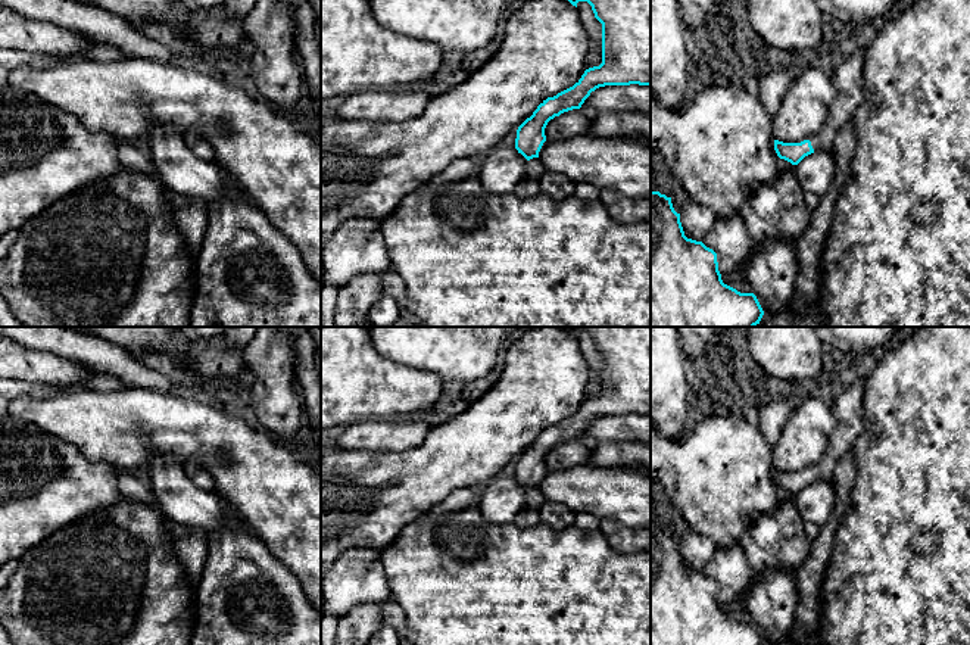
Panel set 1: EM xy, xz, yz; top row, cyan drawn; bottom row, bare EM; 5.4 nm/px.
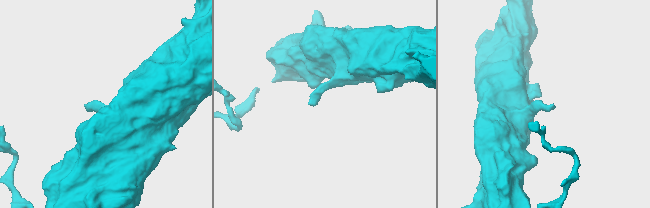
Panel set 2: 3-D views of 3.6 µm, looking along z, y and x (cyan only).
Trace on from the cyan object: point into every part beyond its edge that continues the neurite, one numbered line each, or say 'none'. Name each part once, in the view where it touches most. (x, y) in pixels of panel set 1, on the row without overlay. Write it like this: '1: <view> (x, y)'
1: yz (848, 408)

